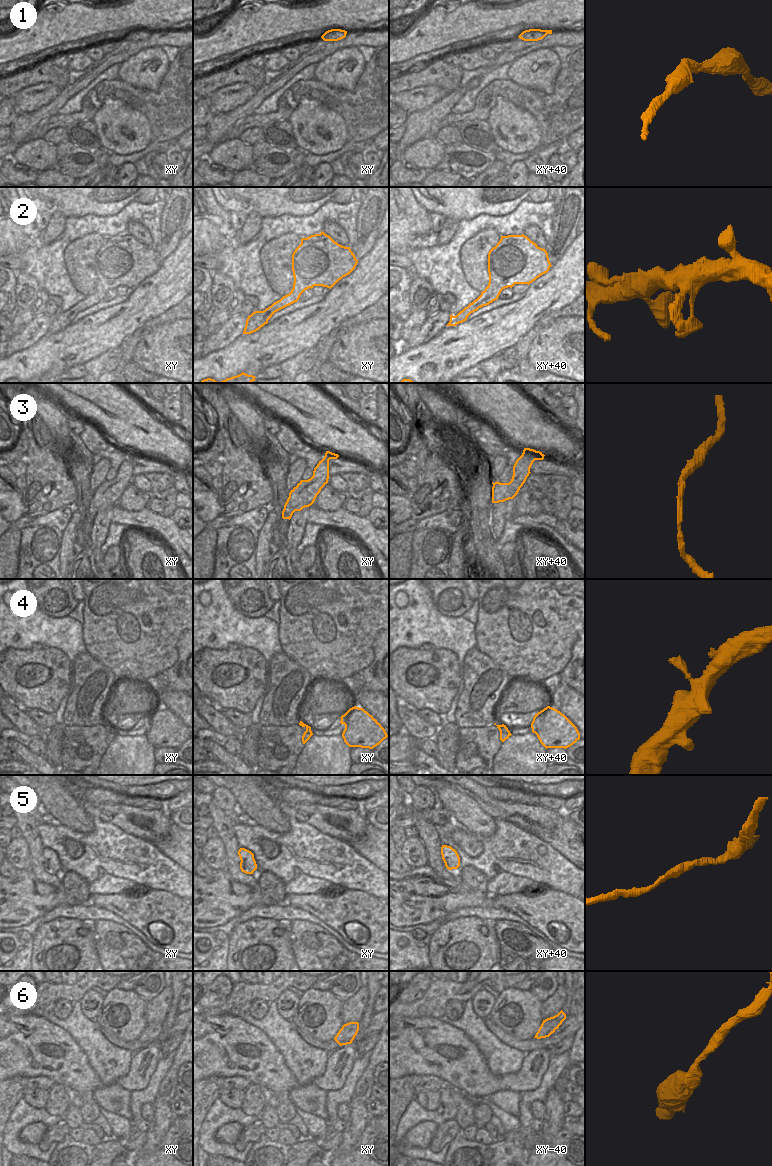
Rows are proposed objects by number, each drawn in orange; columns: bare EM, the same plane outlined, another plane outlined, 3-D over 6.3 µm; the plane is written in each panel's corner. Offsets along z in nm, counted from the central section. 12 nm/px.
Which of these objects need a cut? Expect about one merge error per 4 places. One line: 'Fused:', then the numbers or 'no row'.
Fused: no row

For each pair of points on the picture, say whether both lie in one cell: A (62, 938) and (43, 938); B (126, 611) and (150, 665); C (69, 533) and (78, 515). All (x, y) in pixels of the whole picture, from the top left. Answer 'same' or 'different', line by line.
A: same
B: same
C: same

